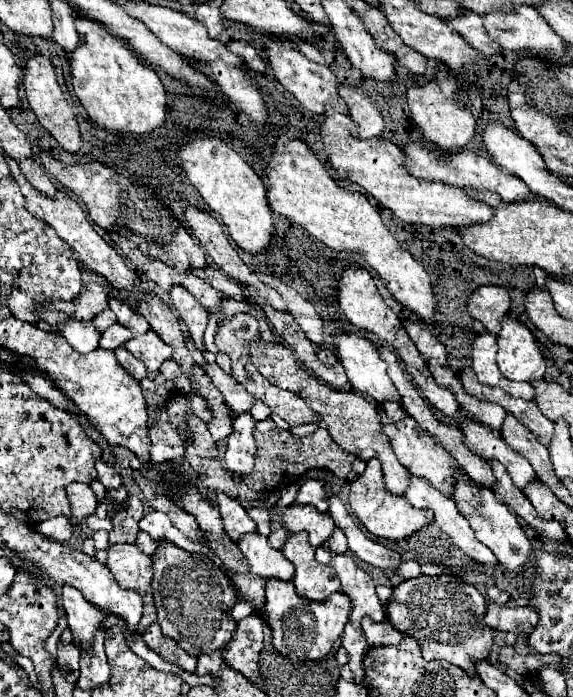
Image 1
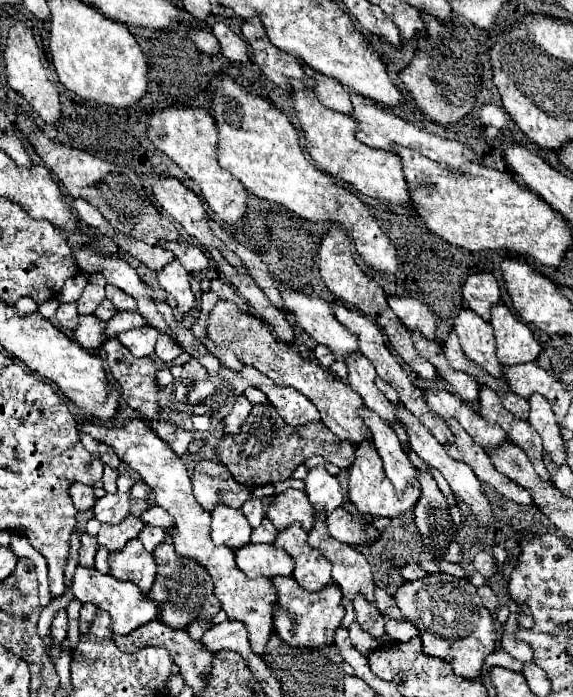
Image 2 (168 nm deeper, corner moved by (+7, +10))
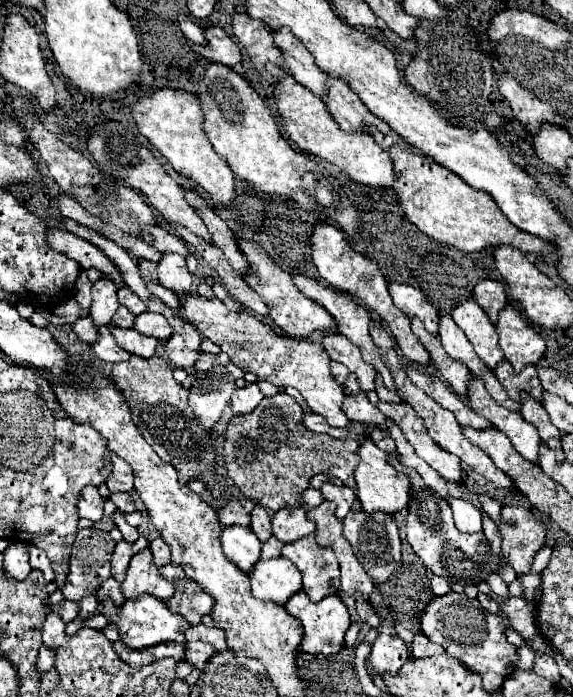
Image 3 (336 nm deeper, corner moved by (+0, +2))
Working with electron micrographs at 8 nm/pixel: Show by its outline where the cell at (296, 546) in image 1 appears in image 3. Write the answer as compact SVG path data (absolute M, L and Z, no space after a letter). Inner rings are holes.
M315 534L285 544L281 554L299 568L303 574L303 592L313 602L339 592L339 562L333 550L317 546Z

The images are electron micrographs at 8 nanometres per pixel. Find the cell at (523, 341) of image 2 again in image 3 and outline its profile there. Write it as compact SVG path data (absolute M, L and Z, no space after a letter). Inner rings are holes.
M505 306L497 322L499 346L515 372L521 372L525 364L537 364L545 354L545 340L535 332L529 320L513 306Z

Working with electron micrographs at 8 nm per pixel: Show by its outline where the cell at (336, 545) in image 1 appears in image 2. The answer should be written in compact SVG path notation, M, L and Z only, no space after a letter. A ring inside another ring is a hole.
M342 506L336 508L326 518L326 526L336 540L350 544L350 546L362 546L364 542L368 542L368 546L372 546L380 540L380 538L376 538L376 536L380 536L380 530L374 526L374 518L354 516Z

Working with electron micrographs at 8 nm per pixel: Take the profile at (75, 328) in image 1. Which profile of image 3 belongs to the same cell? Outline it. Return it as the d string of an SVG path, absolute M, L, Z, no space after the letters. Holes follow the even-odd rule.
M99 326L97 330L99 330L99 340L97 340L95 344L91 344L91 352L93 352L99 360L103 360L103 362L113 362L113 364L115 364L115 362L123 362L123 360L127 360L127 358L131 356L129 352L125 352L125 350L121 350L121 348L117 346L117 342L115 342L109 326Z

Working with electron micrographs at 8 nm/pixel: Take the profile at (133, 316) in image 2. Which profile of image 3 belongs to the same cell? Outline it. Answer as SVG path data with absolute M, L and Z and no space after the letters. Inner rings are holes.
M155 312L139 314L135 318L133 330L137 330L139 334L145 334L145 336L153 336L153 338L157 338L161 342L165 342L173 334L173 328L165 320L165 316L163 314L155 314Z

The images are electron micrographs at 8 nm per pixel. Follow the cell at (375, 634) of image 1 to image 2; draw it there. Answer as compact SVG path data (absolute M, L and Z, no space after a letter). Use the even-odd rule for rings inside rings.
M362 594L354 596L354 612L356 612L356 620L358 624L368 632L372 634L374 638L382 638L386 632L384 632L384 616L380 614L380 610L368 602Z

